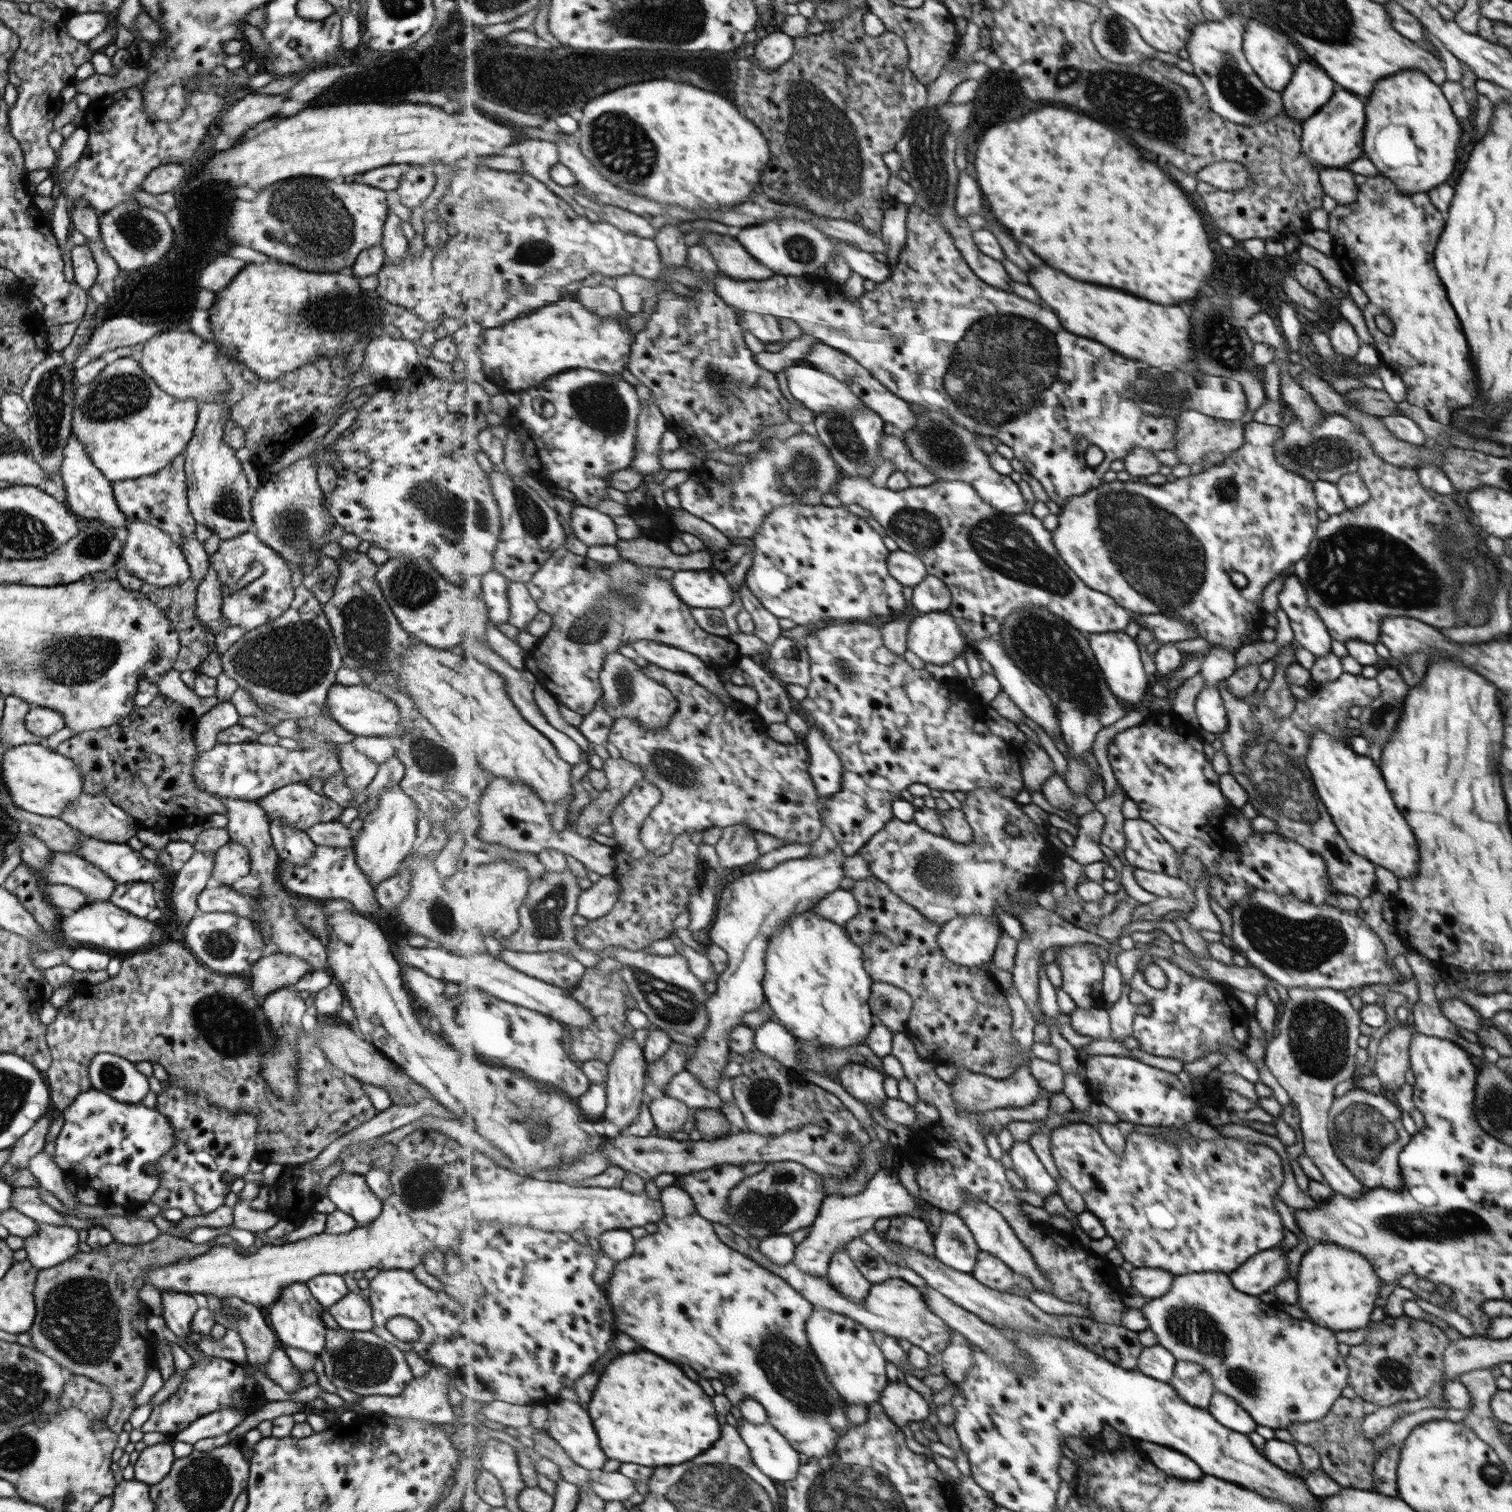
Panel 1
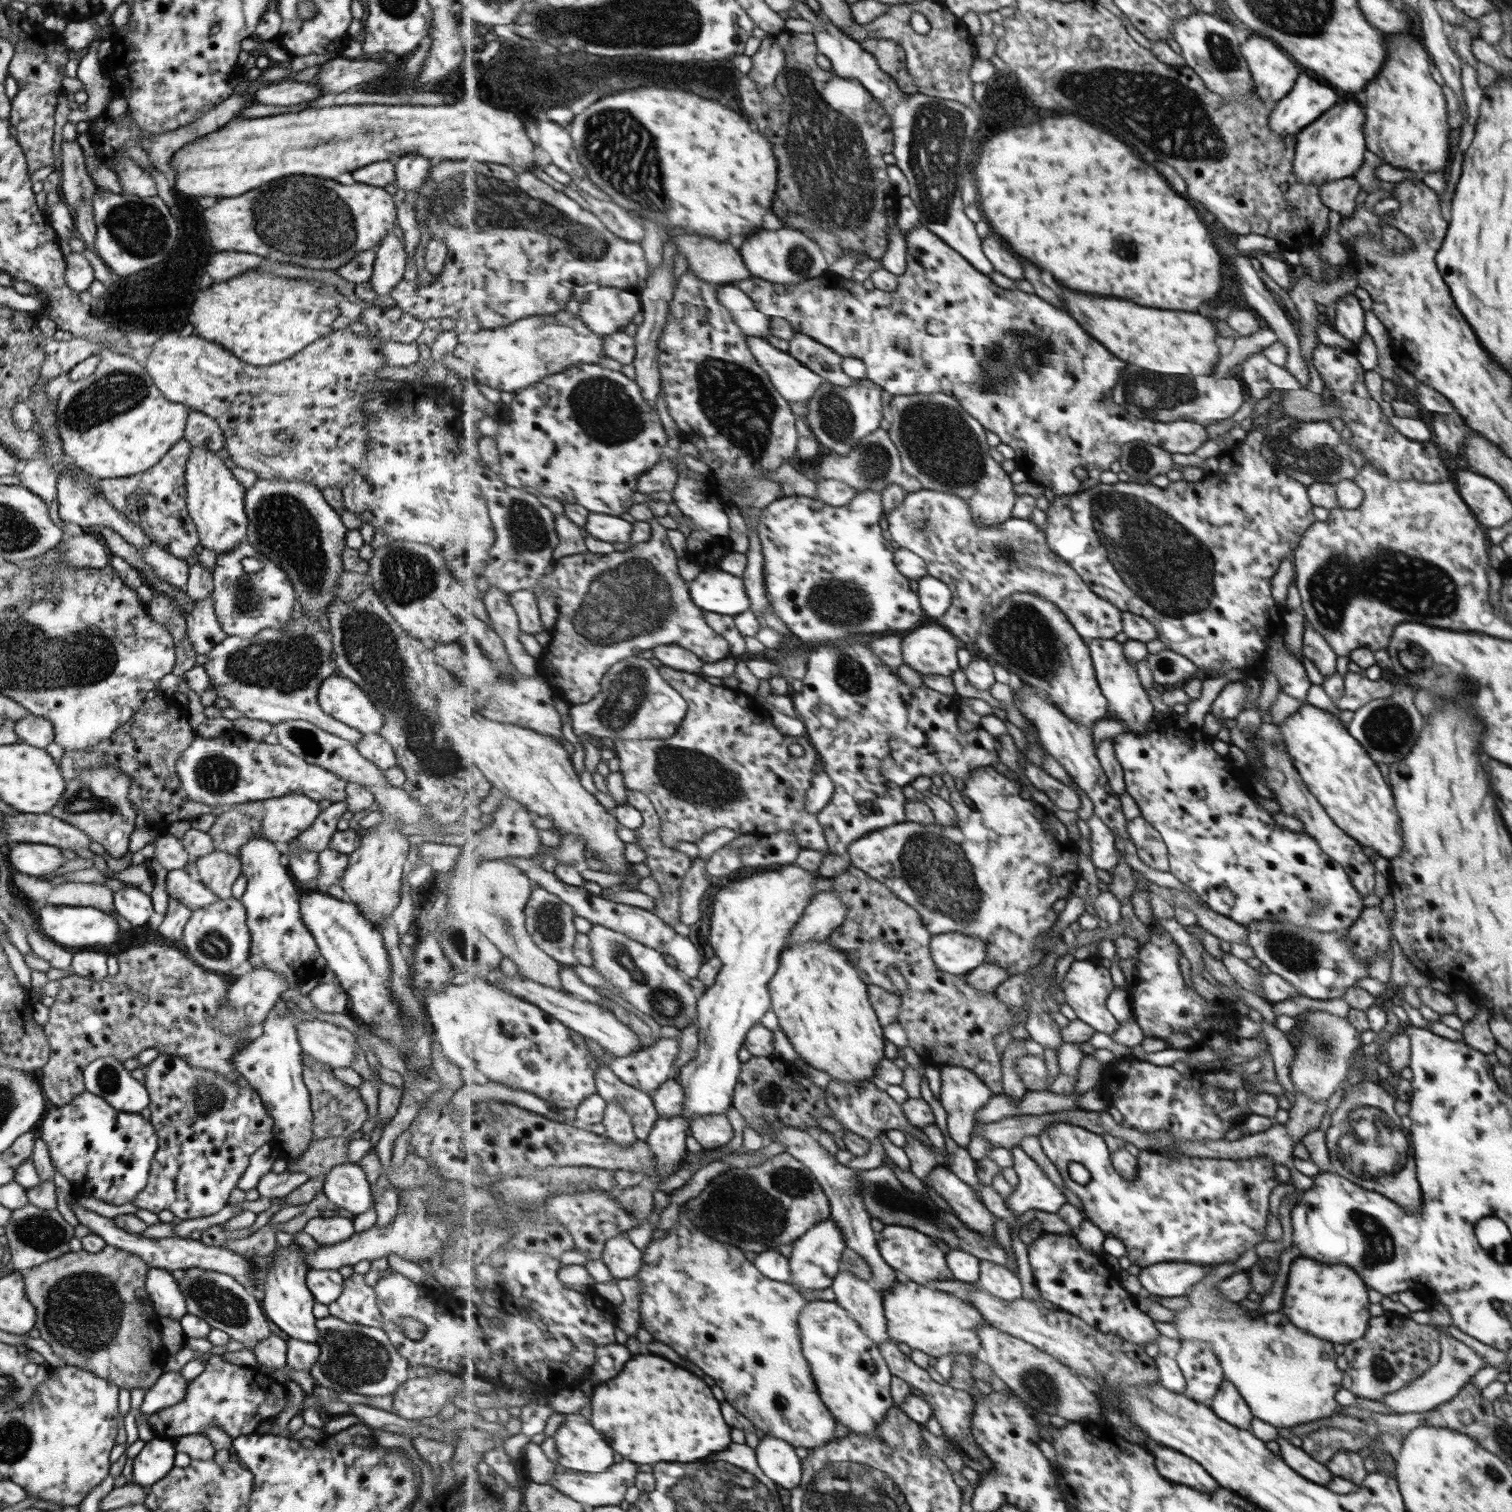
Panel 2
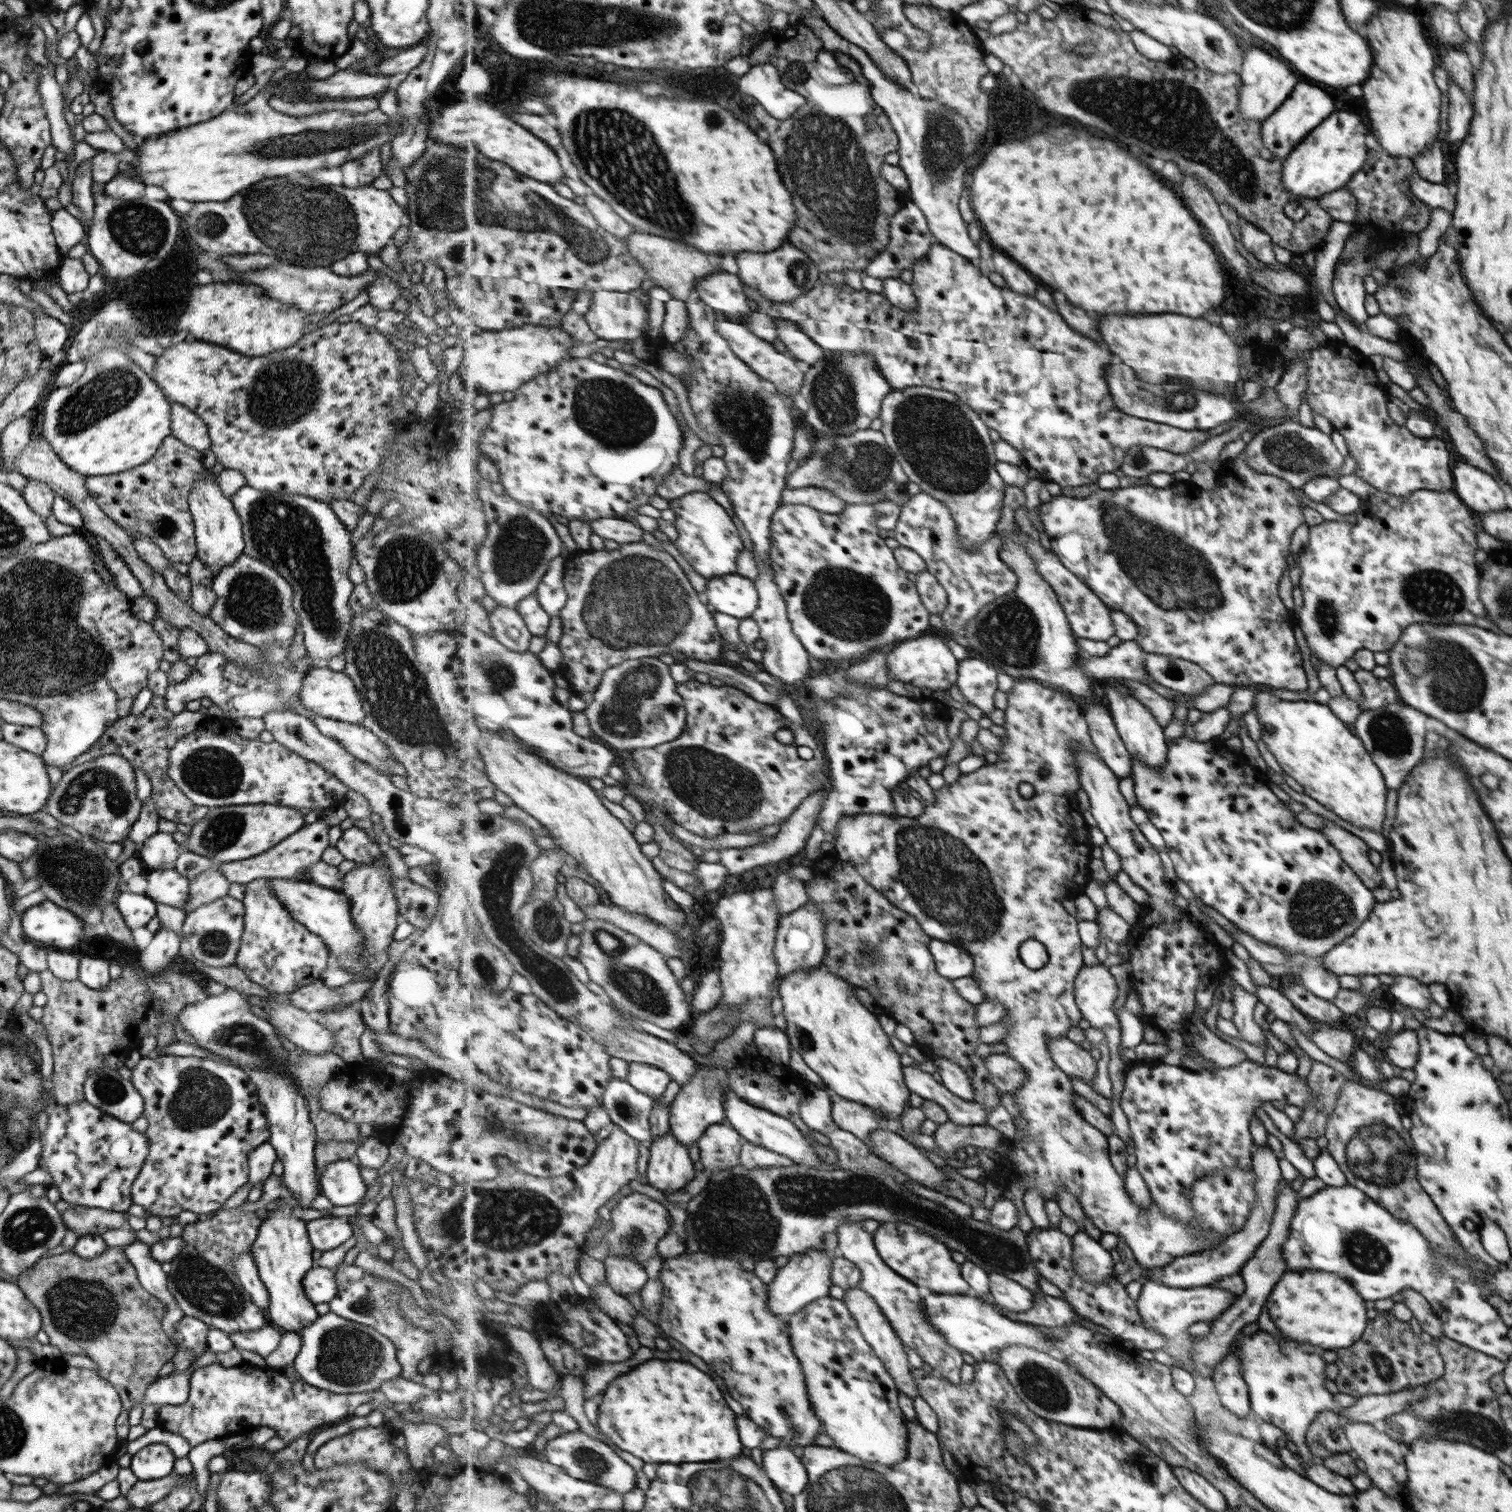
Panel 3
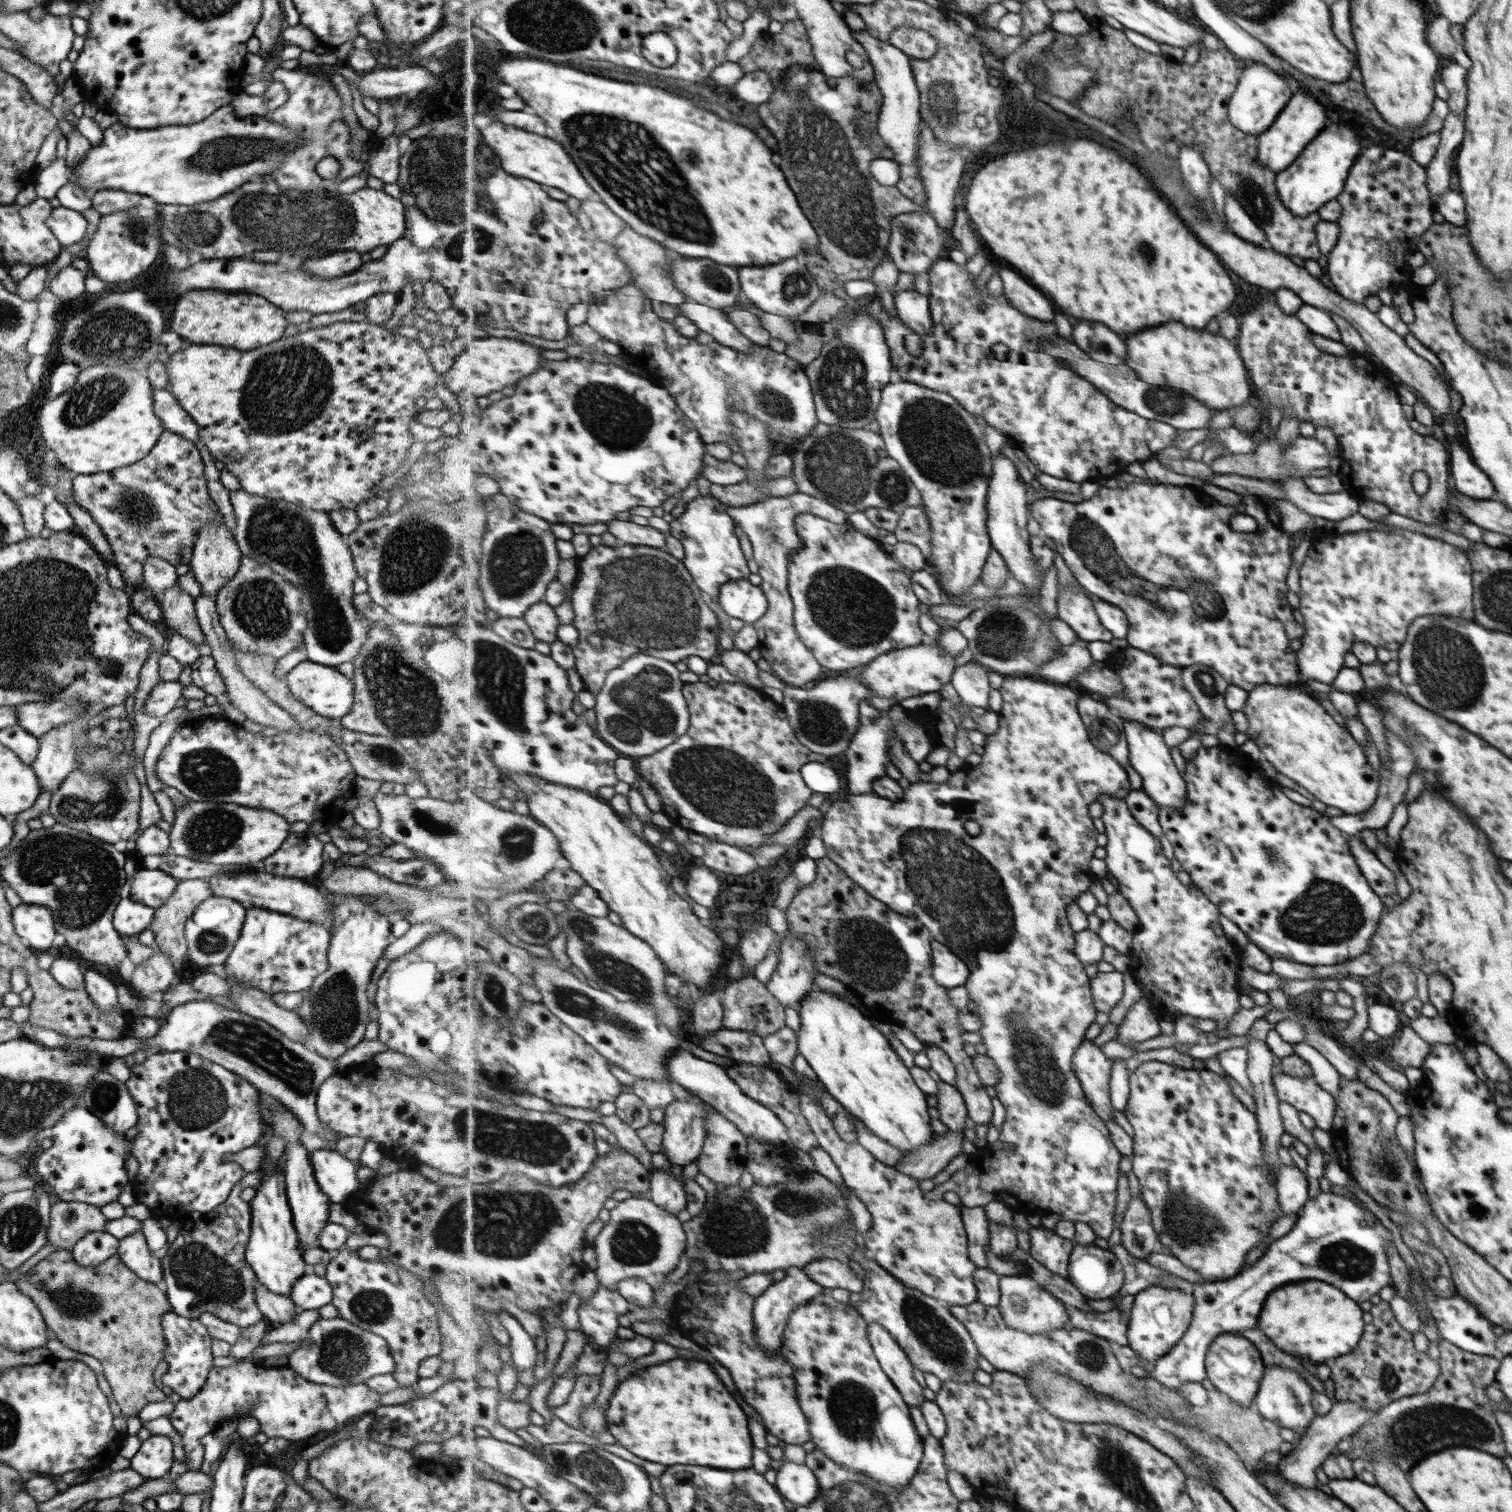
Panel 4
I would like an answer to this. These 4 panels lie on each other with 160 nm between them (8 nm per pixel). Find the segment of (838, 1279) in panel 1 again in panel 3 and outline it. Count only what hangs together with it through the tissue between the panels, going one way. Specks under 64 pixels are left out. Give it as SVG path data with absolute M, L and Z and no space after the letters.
M857 1287L847 1290L844 1302L848 1305L849 1310L853 1316L856 1317L861 1332L864 1337L872 1345L873 1350L877 1353L877 1356L883 1361L883 1364L888 1368L891 1376L896 1381L896 1385L900 1389L901 1393L905 1393L911 1398L915 1398L920 1395L920 1388L916 1383L914 1376L912 1375L912 1367L909 1365L909 1356L907 1356L907 1348L904 1345L904 1341L896 1333L896 1329L889 1322L885 1313L881 1310L881 1306L869 1295L869 1292L865 1292L863 1288Z

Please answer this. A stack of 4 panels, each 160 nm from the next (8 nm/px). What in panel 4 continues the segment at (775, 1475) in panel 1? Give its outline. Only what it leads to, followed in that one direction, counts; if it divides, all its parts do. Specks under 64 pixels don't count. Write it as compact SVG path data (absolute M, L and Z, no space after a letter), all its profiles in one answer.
M786 1462L779 1468L775 1485L777 1490L797 1508L810 1506L822 1494L816 1472L805 1462Z

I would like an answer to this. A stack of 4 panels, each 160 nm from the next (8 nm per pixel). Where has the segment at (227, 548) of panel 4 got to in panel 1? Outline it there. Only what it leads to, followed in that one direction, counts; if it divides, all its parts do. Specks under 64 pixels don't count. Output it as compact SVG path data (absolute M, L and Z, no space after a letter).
M222 400L203 402L196 415L192 437L187 441L184 452L184 482L186 503L193 520L208 528L219 540L227 540L247 532L252 525L250 502L252 494L234 449L223 441L223 425L229 420L228 406Z

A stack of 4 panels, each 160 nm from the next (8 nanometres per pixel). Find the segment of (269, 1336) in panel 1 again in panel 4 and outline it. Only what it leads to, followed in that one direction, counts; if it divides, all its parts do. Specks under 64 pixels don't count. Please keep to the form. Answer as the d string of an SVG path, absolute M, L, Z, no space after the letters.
M237 1182L227 1200L221 1204L221 1208L233 1210L233 1218L225 1216L225 1210L217 1210L215 1220L202 1217L195 1223L187 1224L179 1230L160 1258L163 1292L171 1311L177 1316L196 1319L201 1312L209 1312L239 1328L264 1319L255 1306L253 1296L253 1285L258 1280L244 1257L251 1228L251 1213L249 1204L239 1199L241 1190L243 1186Z

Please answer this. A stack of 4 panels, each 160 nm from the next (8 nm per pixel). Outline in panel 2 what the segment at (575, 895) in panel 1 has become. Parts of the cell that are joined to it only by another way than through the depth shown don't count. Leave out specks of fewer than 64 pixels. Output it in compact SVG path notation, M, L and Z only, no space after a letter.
M540 886L532 890L532 895L526 908L526 927L532 934L534 941L547 954L550 954L563 965L576 966L581 964L574 951L578 935L577 928L573 924L575 915L576 912L573 910L573 907L556 894Z

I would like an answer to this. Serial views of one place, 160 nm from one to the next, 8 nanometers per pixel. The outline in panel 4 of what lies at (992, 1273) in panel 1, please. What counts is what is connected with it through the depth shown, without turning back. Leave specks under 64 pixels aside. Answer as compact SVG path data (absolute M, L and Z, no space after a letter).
M1004 1276L1000 1280L1001 1301L998 1306L1005 1322L1011 1327L1029 1334L1046 1334L1048 1330L1068 1328L1071 1314L1067 1305L1059 1298L1051 1296L1047 1288L1030 1276Z

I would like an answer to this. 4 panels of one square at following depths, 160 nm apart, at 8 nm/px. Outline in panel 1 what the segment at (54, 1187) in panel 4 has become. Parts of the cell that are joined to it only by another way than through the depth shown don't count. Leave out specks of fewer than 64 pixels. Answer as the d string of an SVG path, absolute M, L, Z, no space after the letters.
M90 1088L85 1092L77 1093L71 1104L62 1110L61 1126L53 1142L53 1162L59 1169L75 1170L75 1174L85 1176L89 1180L91 1189L101 1190L103 1194L109 1196L113 1205L126 1208L129 1212L149 1201L161 1181L159 1176L153 1176L148 1172L148 1167L157 1164L173 1146L172 1126L160 1112L154 1107L148 1108L140 1103L117 1102L104 1092Z

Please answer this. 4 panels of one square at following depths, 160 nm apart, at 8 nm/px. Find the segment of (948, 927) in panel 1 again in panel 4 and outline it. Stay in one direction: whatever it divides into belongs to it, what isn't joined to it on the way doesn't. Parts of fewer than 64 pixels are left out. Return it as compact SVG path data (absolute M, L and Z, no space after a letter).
M933 941L932 944L933 968L932 976L945 988L957 988L965 985L971 971L967 963L965 963L957 954L953 954L945 944Z

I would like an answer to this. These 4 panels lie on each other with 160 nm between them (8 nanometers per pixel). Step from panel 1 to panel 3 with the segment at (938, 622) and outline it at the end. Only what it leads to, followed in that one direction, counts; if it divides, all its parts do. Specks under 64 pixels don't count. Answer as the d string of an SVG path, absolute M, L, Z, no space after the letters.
M923 634L919 638L906 640L904 643L888 649L888 670L891 681L901 681L930 691L948 691L958 683L960 677L960 660L947 646L946 637L939 634Z

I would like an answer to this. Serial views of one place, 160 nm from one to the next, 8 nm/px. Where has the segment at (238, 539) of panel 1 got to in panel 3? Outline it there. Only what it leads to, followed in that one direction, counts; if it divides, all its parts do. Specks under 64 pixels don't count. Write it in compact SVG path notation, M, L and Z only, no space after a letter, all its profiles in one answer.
M243 552L212 578L216 601L208 612L219 628L238 641L259 647L272 644L287 648L298 623L292 608L292 590L273 568Z

